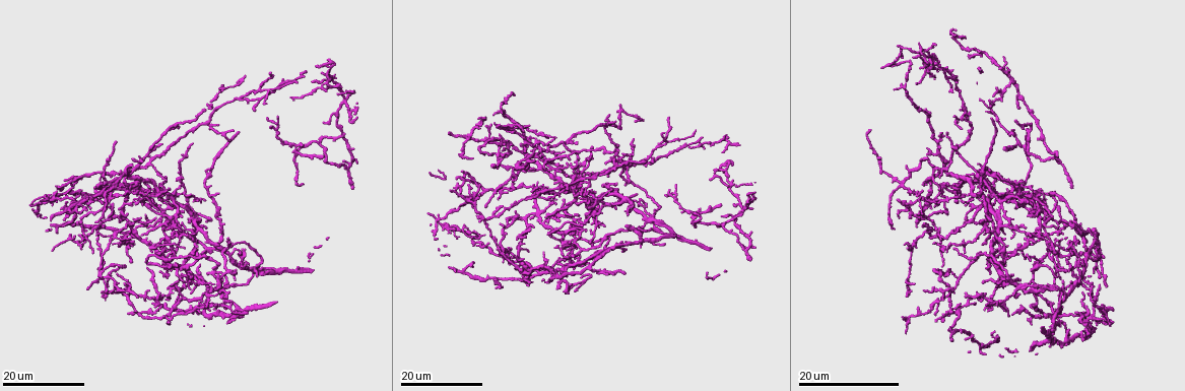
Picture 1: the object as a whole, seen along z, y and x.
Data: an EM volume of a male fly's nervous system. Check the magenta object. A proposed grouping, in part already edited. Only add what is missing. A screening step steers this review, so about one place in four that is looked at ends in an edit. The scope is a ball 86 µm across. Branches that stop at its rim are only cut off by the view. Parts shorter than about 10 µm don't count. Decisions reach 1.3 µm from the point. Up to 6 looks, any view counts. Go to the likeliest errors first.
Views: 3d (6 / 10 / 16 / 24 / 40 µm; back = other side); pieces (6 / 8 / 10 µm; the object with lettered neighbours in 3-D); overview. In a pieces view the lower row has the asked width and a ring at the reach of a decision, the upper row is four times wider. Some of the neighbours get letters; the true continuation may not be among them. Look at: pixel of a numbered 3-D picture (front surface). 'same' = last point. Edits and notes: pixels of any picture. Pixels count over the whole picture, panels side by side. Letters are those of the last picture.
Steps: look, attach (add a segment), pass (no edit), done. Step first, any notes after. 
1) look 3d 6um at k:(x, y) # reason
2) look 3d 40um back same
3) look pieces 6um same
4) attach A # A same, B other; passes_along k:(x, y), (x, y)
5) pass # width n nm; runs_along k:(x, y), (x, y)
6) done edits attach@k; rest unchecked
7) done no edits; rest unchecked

look 3d 24um at 1:(543, 168) # long arm stops here

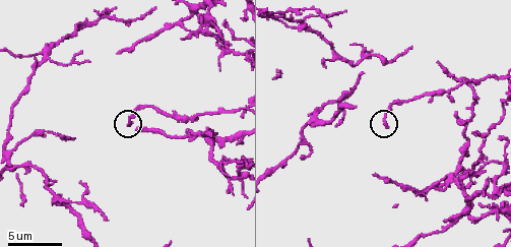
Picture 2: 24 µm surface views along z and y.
look pieces 8um at 2:(388, 125)

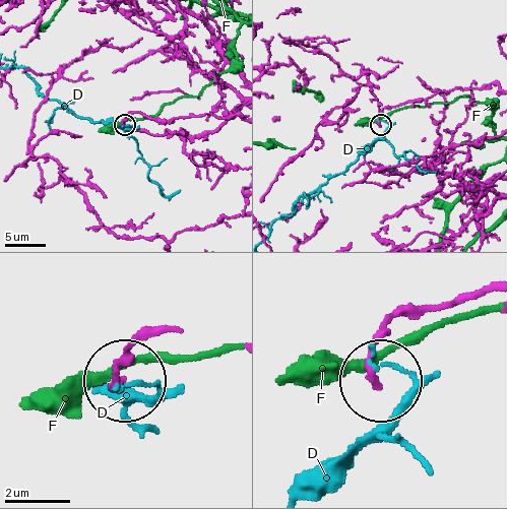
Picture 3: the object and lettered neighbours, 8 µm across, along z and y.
pass # D other, F other; runs_along 3:(135, 341), (116, 383); none of them fits

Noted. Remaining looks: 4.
look 3d 24um at 1:(586, 174) # free end

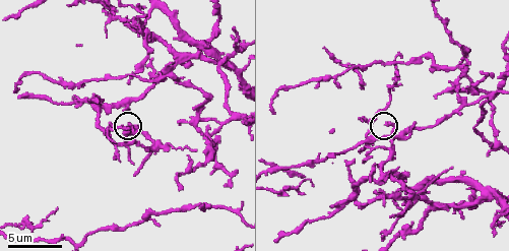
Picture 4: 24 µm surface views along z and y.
look pieces 6um at 4:(385, 122) # what lies round it

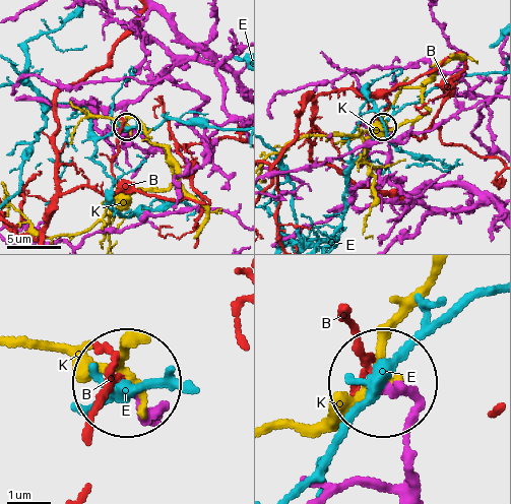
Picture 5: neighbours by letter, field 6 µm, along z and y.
pass # B other, E other, K other; runs_along 5:(410, 488), (413, 412), (385, 382); no lettered segment goes on from it

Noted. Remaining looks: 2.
look 3d 24um at 1:(190, 194) # tapers out

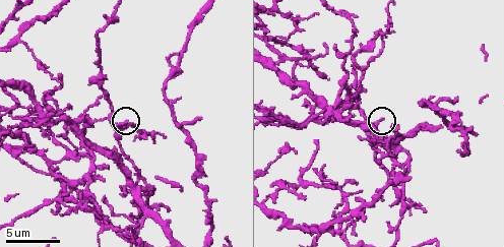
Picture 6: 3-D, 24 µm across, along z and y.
look pieces 8um at 6:(126, 120)

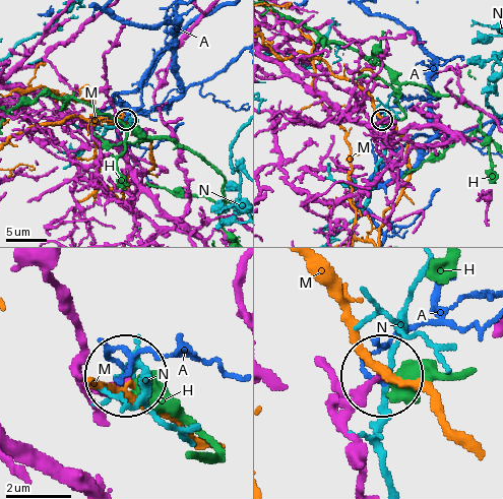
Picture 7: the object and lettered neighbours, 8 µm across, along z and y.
pass # width 190 nm; A other, H other, M other, N other; none of them fits

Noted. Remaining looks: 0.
done no edits; rest unchecked

